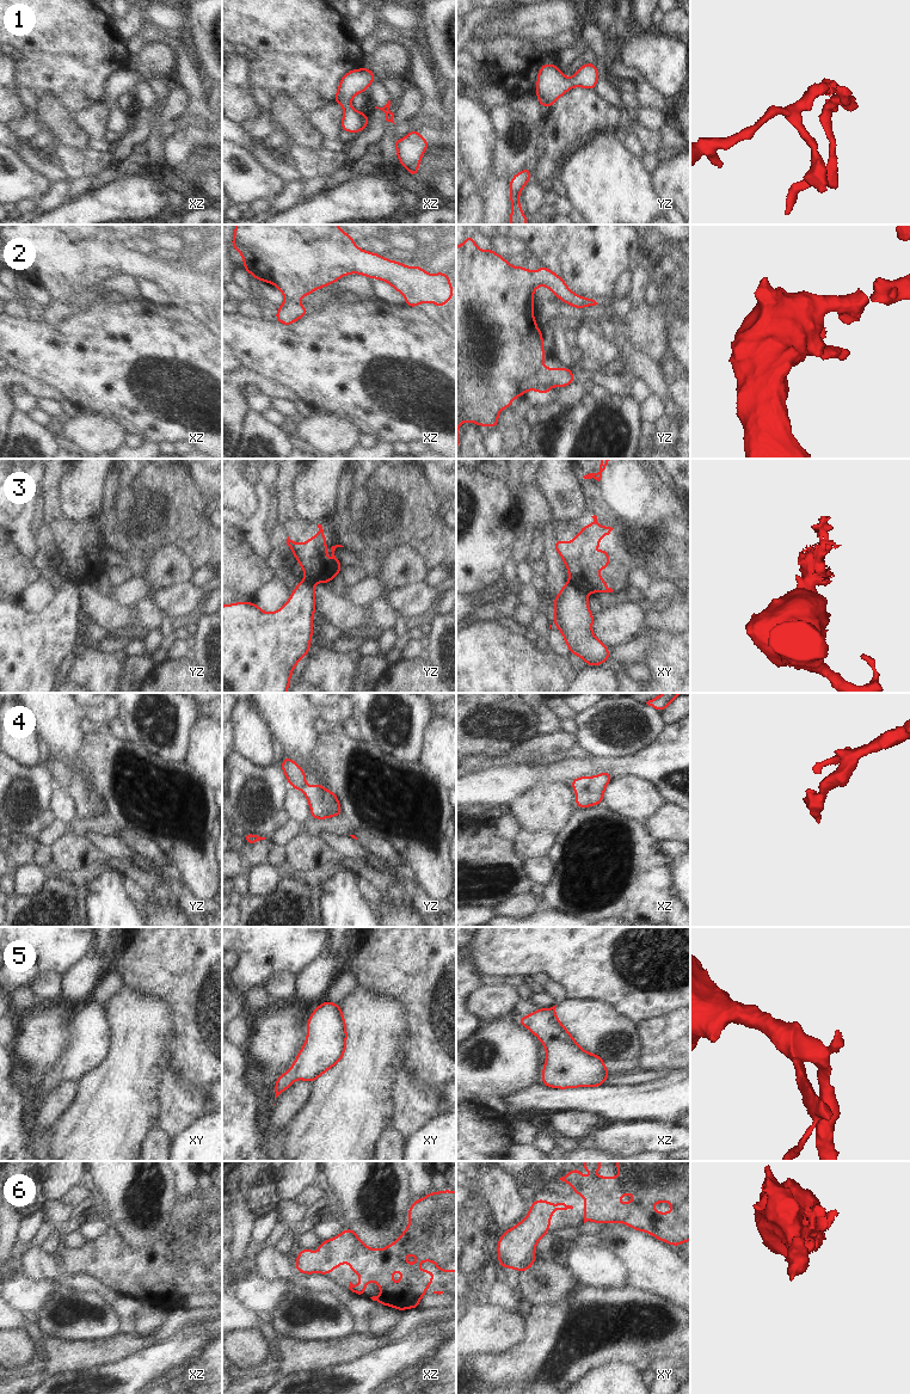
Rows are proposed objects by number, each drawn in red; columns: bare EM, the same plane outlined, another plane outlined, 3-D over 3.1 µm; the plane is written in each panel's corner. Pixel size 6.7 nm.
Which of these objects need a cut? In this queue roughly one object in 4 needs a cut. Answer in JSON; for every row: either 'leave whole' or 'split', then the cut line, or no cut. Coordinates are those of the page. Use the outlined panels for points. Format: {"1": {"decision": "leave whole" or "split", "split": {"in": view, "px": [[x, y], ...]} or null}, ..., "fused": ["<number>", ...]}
{"1": {"decision": "leave whole", "split": null}, "2": {"decision": "leave whole", "split": null}, "3": {"decision": "split", "split": {"in": "xy", "px": [[569, 581], [586, 594]]}}, "4": {"decision": "leave whole", "split": null}, "5": {"decision": "leave whole", "split": null}, "6": {"decision": "leave whole", "split": null}, "fused": ["3"]}

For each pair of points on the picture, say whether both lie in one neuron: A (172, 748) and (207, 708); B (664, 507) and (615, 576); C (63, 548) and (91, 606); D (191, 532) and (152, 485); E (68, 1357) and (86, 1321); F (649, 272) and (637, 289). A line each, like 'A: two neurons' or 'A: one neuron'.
A: two neurons
B: one neuron
C: two neurons
D: one neuron
E: two neurons
F: one neuron

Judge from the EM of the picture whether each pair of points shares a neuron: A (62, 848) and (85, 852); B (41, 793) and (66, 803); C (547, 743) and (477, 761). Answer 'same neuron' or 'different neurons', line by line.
A: same neuron
B: different neurons
C: same neuron

